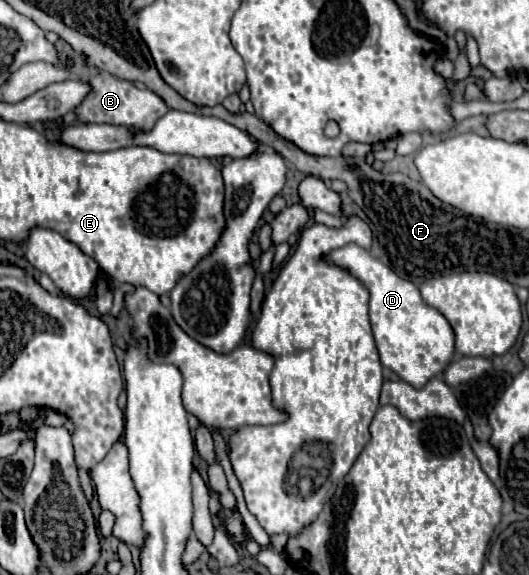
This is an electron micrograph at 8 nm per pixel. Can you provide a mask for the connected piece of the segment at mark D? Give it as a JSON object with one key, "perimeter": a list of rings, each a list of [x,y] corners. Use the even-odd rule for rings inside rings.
{"perimeter":[[[347,244],[331,252],[329,260],[341,268],[347,268],[355,278],[359,278],[369,294],[369,318],[381,364],[393,370],[403,382],[423,388],[427,380],[443,374],[455,356],[455,334],[447,318],[433,306],[427,306],[413,282],[399,278],[383,262],[379,262],[371,252],[357,244]]]}

